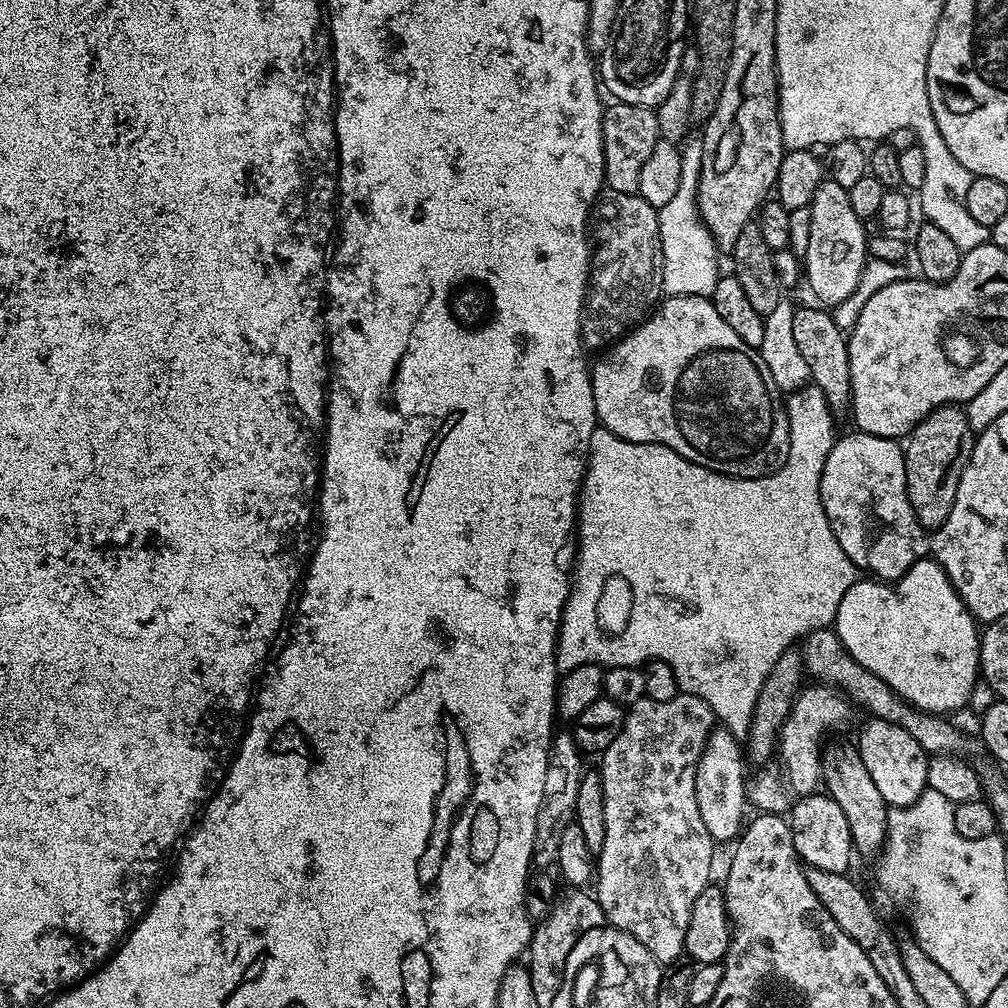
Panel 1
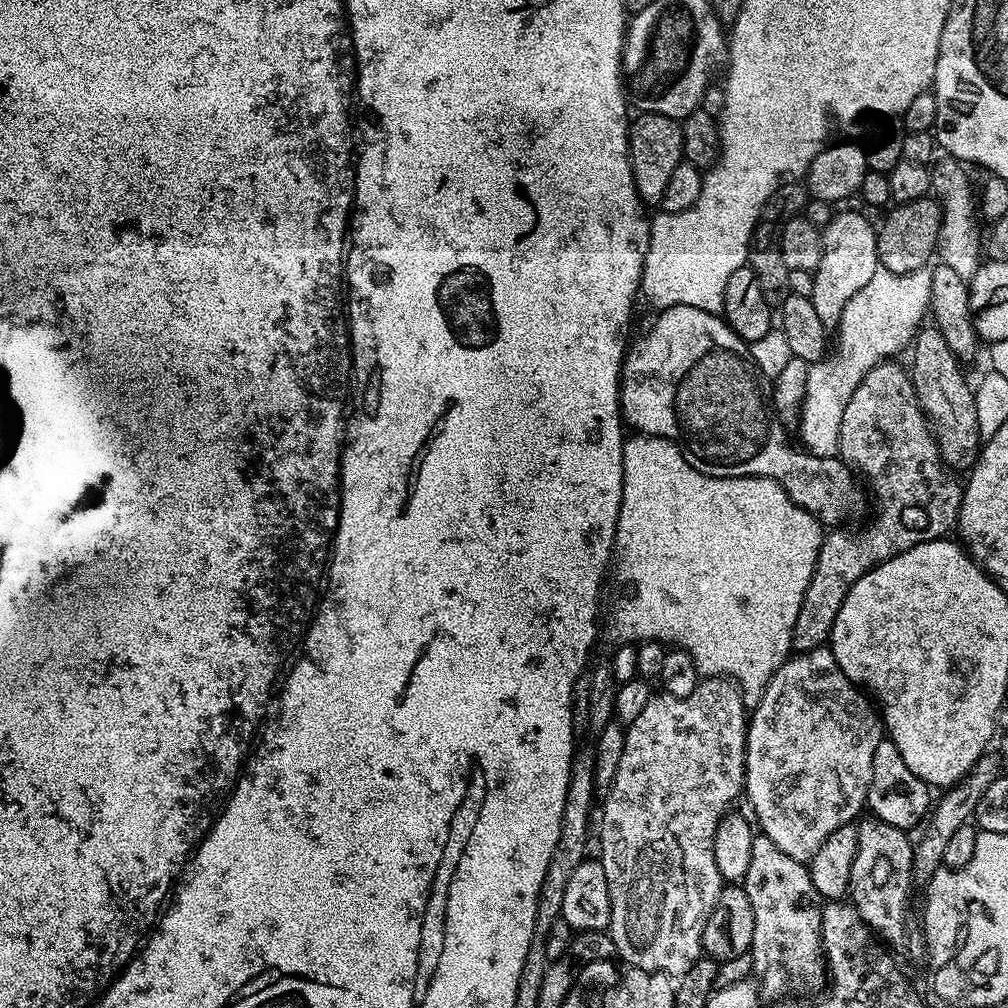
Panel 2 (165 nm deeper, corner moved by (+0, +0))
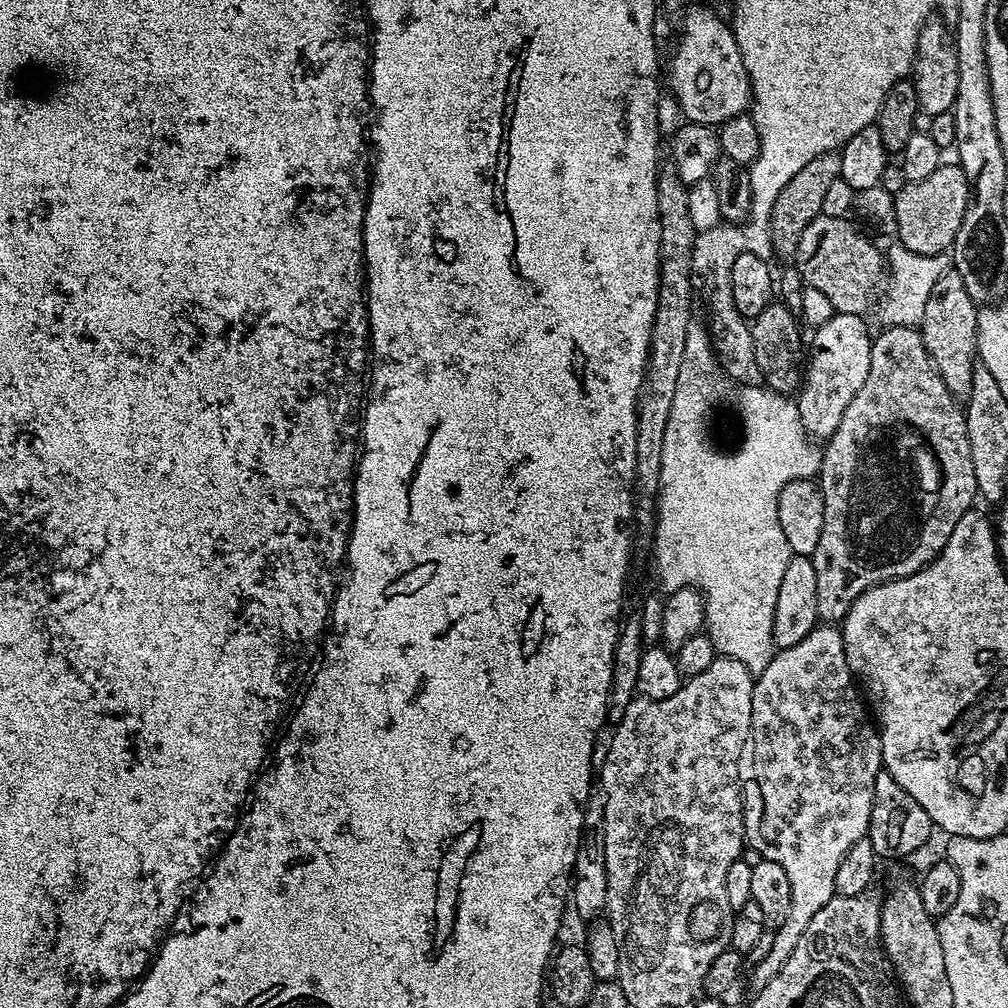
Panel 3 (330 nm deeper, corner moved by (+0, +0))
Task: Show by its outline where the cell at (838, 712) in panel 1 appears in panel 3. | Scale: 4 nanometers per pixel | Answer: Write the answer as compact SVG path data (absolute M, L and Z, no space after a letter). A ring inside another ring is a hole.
M817 626L797 645L779 649L752 685L750 760L752 756L752 776L760 791L760 832L768 843L767 855L786 870L786 879L790 881L790 910L786 913L786 922L775 929L770 954L750 972L751 987L753 984L756 990L768 985L770 978L786 966L786 958L794 954L794 946L798 946L798 938L806 934L806 926L810 926L814 914L836 895L838 866L842 866L846 850L868 834L874 782L882 771L880 733L855 687L846 662L844 634L836 626Z

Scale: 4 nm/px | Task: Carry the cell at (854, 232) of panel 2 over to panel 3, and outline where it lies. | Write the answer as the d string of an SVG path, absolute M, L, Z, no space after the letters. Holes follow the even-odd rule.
M837 312L811 333L813 336L812 340L810 336L810 351L806 356L806 371L798 392L798 408L802 426L817 441L827 441L834 434L834 430L838 430L838 422L842 422L846 406L850 406L854 394L858 394L858 390L866 386L874 339L873 333L868 333L866 321L864 316Z

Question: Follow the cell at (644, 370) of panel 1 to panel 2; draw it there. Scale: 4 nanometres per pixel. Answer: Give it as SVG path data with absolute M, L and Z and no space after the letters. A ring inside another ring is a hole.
M674 304L670 308L665 308L657 316L660 317L653 322L652 329L637 344L635 341L627 349L624 369L620 372L620 411L629 429L646 436L661 436L674 441L688 457L690 466L694 466L694 470L698 470L702 476L765 476L767 480L776 480L797 506L803 508L809 517L819 520L821 525L824 526L839 525L843 521L840 520L843 516L850 515L863 502L864 496L860 493L859 486L856 485L857 477L854 475L853 469L849 468L843 460L836 456L818 457L801 450L799 447L797 447L798 449L792 448L787 434L784 433L786 431L785 425L774 415L773 409L766 399L765 390L763 392L760 389L759 382L761 383L761 381L758 379L757 369L752 363L753 353L750 351L749 345L741 336L734 334L734 330L728 325L727 320L721 318L717 313L698 310L694 306L682 306L681 304Z

